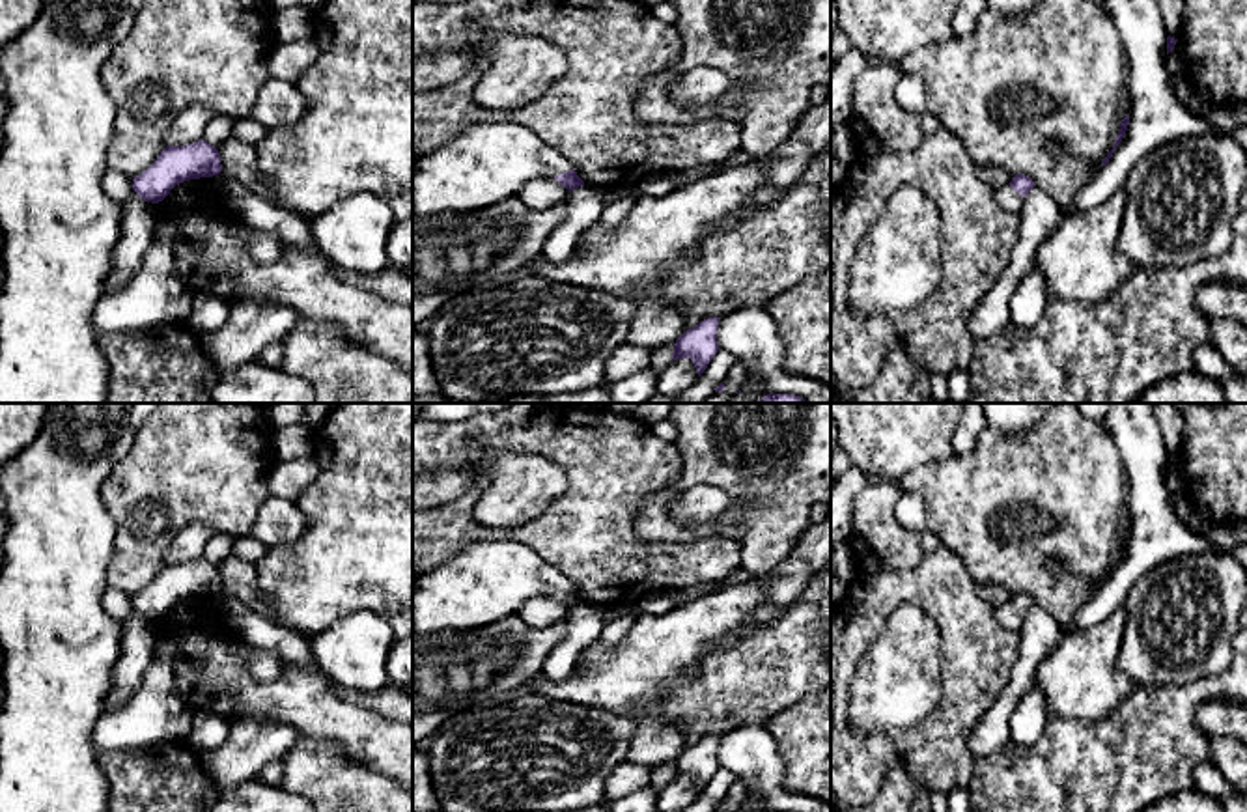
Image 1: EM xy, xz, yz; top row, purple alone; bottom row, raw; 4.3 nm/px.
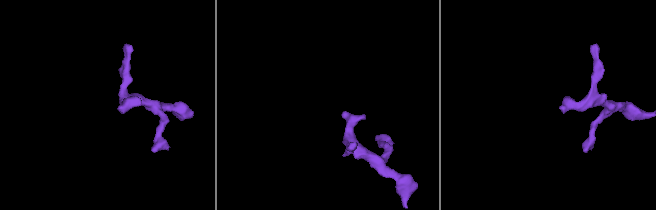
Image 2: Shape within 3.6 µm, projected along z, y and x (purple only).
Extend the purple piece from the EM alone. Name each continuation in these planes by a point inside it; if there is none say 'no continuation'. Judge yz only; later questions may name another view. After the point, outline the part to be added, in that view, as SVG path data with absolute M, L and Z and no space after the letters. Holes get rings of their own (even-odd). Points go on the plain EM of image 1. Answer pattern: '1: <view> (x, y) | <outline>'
1: yz (1008, 618) | M1010 603L997 605L995 618L997 623L1006 631L1019 633L1023 627L1023 614L1016 610Z

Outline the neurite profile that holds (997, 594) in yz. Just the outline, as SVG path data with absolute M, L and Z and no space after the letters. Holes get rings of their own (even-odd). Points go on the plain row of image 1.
M976 584L976 592L984 601L995 605L1008 603L1016 594L1008 586L1001 586L1001 584Z

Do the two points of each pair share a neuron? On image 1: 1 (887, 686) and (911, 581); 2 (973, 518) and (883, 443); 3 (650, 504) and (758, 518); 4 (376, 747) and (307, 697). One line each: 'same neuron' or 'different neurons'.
1: different neurons
2: different neurons
3: same neuron
4: same neuron

